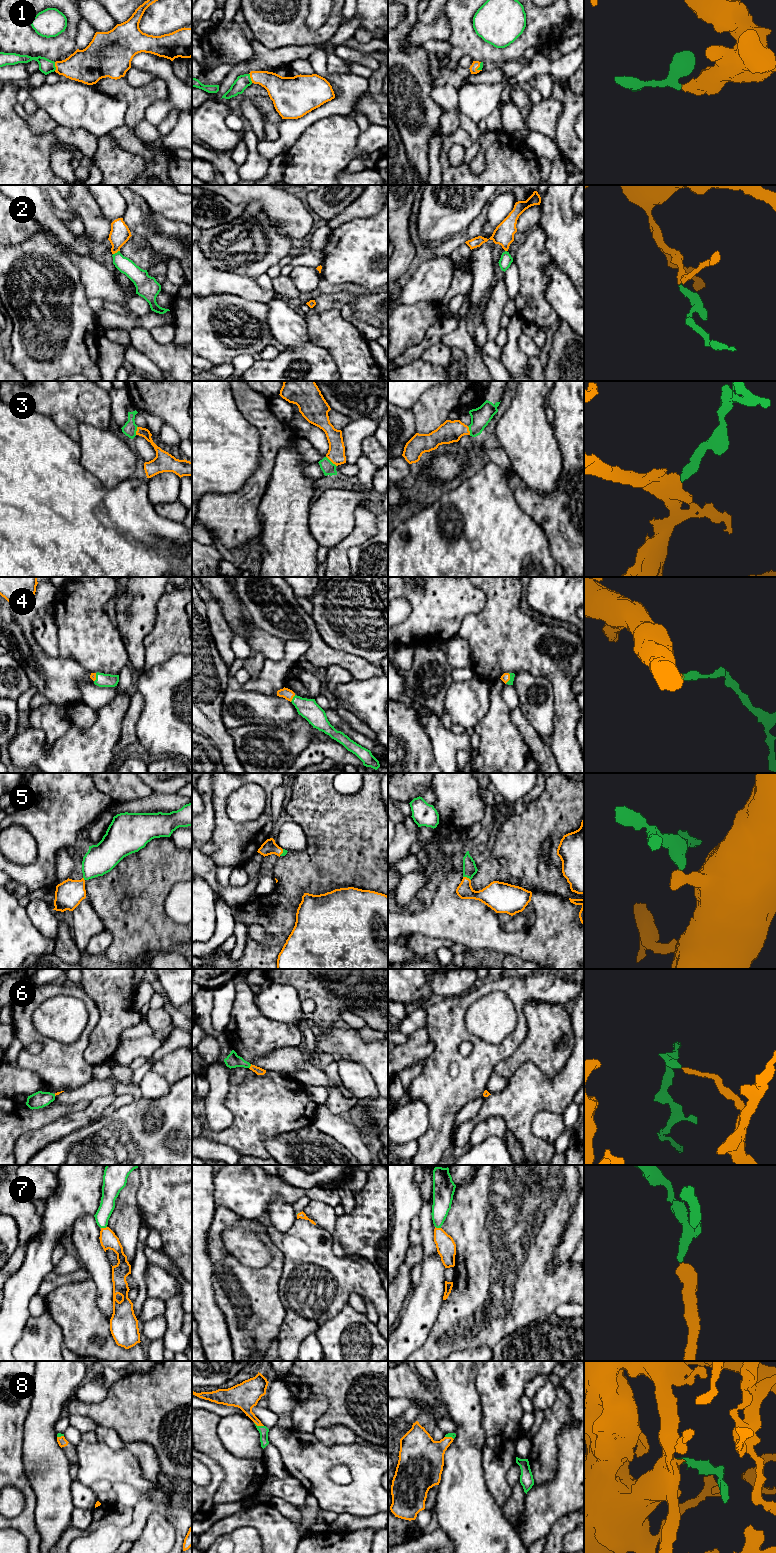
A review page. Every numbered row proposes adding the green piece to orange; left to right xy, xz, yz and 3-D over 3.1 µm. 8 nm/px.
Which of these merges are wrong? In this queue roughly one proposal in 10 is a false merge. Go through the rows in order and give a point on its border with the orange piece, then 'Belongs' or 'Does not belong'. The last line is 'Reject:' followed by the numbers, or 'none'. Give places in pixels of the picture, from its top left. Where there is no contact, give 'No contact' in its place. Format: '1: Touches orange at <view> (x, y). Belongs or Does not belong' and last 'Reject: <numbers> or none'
1: Touches orange at xz (250, 77). Belongs
2: Touches orange at xy (116, 252). Belongs
3: Touches orange at xz (331, 461). Belongs
4: Touches orange at yz (509, 678). Belongs
5: Touches orange at yz (466, 877). Belongs
6: Touches orange at xz (250, 1066). Belongs
7: Touches orange at xy (103, 1228). Belongs
8: Touches orange at xz (259, 1425). Belongs
Reject: none

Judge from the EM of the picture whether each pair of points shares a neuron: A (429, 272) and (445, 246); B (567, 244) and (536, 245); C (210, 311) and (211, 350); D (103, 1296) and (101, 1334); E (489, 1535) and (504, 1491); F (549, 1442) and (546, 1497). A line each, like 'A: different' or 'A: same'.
A: different
B: different
C: same
D: different
E: different
F: different

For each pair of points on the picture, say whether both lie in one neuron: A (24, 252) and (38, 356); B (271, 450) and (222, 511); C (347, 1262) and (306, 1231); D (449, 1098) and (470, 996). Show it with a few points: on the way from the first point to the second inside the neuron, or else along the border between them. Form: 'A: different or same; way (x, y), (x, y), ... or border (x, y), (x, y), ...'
A: same; way (32, 278), (38, 285), (38, 330)
B: same; way (265, 467), (259, 481), (239, 501)
C: same; way (336, 1262), (314, 1242)
D: same; way (449, 1073), (449, 1021)

